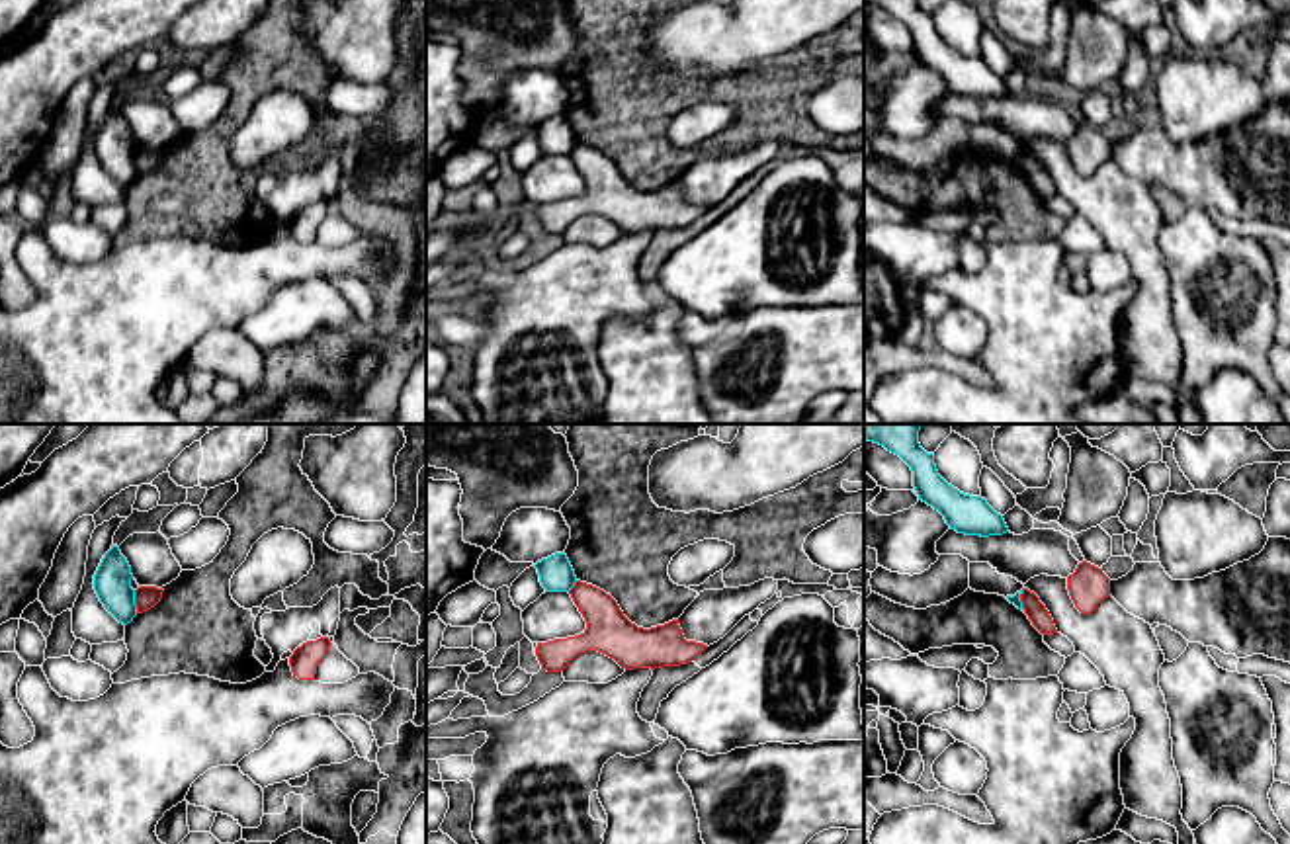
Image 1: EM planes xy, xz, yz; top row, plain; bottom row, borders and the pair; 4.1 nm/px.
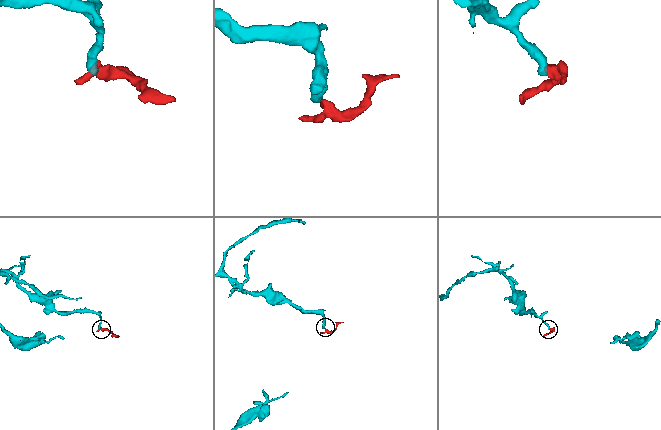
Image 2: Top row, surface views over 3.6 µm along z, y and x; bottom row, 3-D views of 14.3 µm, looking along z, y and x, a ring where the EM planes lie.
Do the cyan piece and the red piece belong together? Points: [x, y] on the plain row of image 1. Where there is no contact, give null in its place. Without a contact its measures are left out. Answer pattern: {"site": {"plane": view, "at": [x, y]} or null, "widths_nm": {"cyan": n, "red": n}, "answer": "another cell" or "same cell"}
{"site": {"plane": "xy", "at": [133, 165]}, "widths_nm": {"cyan": 160, "red": 100}, "answer": "another cell"}

